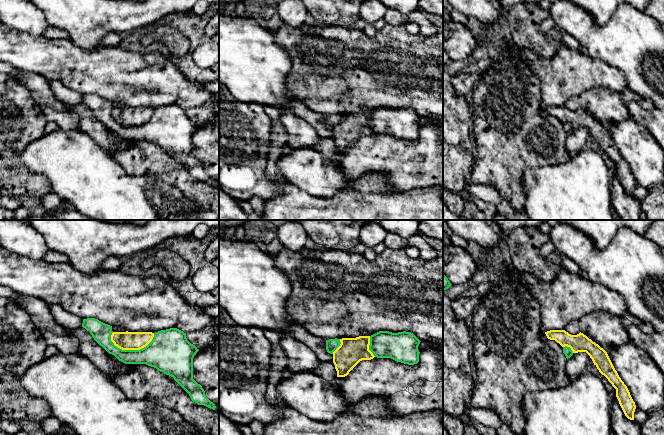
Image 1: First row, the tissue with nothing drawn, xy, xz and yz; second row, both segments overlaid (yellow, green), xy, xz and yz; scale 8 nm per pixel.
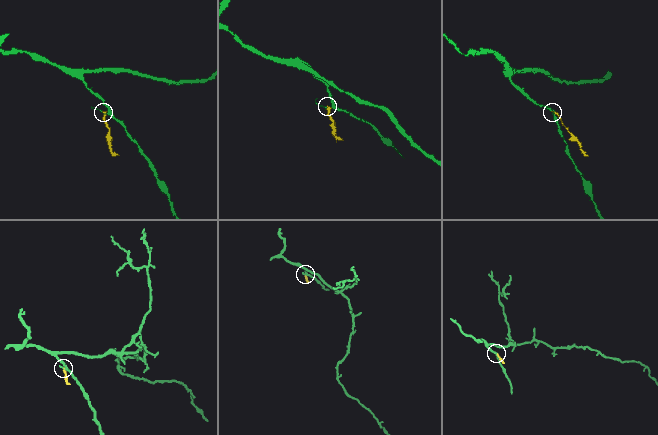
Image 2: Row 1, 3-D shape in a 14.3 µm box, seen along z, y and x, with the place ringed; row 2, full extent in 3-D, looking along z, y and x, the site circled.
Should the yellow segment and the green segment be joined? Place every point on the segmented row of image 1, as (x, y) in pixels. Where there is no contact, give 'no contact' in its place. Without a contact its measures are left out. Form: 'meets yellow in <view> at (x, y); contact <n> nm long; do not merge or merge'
meets yellow in xy at (134, 349); contact 360 nm long; do not merge

